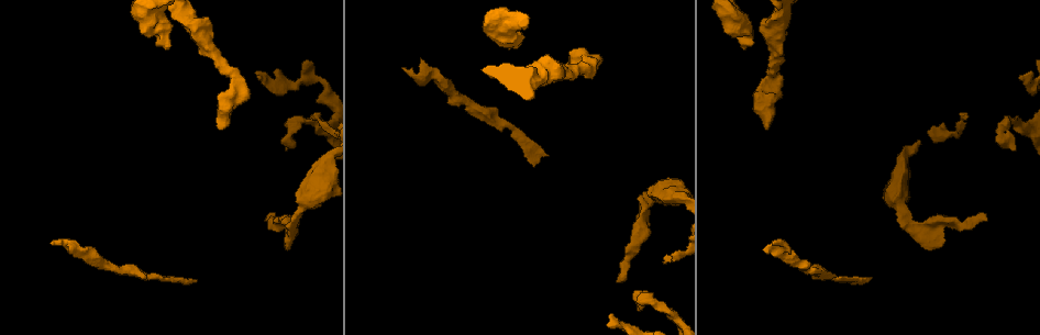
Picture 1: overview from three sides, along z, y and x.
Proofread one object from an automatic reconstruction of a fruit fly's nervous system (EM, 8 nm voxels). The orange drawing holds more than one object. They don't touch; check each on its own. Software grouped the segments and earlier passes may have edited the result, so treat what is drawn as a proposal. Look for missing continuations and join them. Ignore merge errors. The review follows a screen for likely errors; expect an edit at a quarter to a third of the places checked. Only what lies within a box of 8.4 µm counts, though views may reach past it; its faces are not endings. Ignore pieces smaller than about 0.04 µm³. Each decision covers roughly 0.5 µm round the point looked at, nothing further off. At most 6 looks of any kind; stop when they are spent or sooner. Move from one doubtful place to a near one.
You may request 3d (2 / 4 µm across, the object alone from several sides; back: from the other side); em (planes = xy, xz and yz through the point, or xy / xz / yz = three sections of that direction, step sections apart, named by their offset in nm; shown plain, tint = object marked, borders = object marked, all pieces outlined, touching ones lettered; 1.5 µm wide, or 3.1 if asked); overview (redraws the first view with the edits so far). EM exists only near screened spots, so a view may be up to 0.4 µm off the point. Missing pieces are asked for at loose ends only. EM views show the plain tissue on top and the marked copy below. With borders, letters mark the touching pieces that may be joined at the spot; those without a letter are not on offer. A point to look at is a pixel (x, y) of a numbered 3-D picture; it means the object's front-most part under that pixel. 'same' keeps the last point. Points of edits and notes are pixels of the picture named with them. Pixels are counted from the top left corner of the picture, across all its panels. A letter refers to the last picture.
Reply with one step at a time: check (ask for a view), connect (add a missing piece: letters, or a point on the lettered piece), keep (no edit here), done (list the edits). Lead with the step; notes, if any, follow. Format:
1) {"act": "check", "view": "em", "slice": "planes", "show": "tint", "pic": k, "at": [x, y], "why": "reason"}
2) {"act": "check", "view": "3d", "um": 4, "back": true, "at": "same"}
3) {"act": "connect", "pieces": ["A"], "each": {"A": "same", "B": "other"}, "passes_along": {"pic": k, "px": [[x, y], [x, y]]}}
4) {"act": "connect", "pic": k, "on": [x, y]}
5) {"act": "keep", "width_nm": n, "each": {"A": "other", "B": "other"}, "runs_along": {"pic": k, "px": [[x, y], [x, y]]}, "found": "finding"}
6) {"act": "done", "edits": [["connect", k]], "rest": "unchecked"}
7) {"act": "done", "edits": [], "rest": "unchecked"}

{"act": "check", "view": "3d", "um": 4, "pic": 1, "at": [222, 127]}

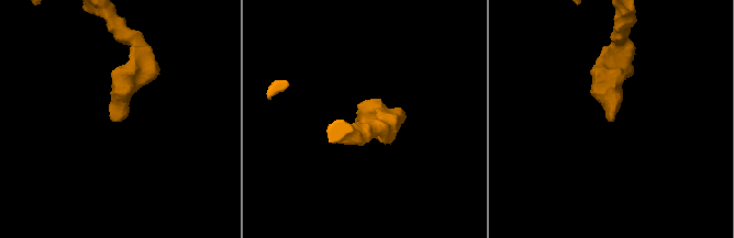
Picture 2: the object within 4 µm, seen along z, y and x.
{"act": "check", "view": "em", "slice": "yz", "step": 4, "show": "tint", "pic": 2, "at": [609, 121], "why": "now the EM"}

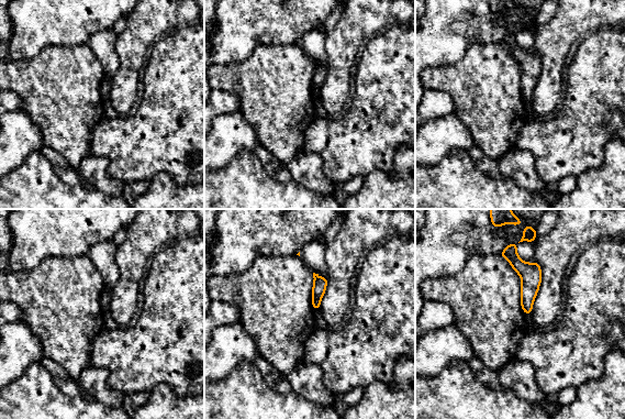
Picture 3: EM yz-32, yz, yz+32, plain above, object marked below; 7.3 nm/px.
{"act": "check", "view": "em", "slice": "yz", "step": 4, "show": "borders", "at": "same"}

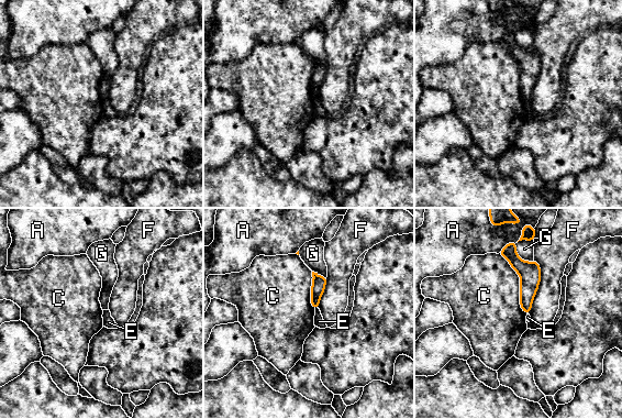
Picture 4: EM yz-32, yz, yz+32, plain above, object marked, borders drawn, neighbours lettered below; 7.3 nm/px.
{"act": "keep", "each": {"A": "other", "C": "other", "E": "other", "F": "other", "G": "other"}, "border": {"pic": 4, "px": [[498, 253], [519, 276], [526, 315]]}, "found": "none of them fits"}

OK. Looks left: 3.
{"act": "check", "view": "em", "slice": "planes", "show": "borders", "pic": 1, "at": [744, 48], "why": "an open end"}

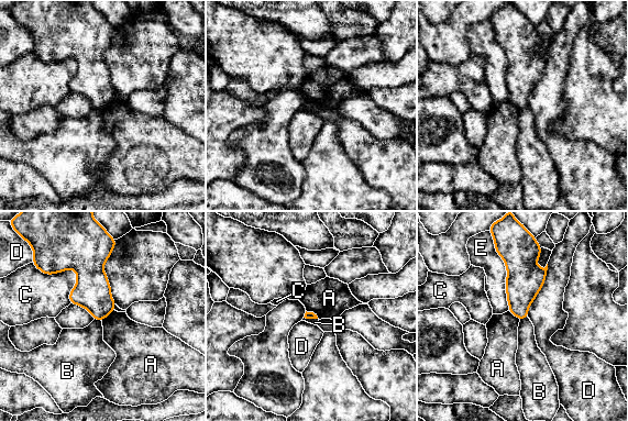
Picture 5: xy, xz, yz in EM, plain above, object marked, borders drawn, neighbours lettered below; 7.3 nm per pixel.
{"act": "keep", "each": {"A": "other", "B": "other", "C": "other", "D": "other", "E": "other"}, "found": "none of them fits"}

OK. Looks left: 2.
{"act": "check", "view": "3d", "um": 4, "pic": 1, "at": [287, 151], "why": "an open end"}

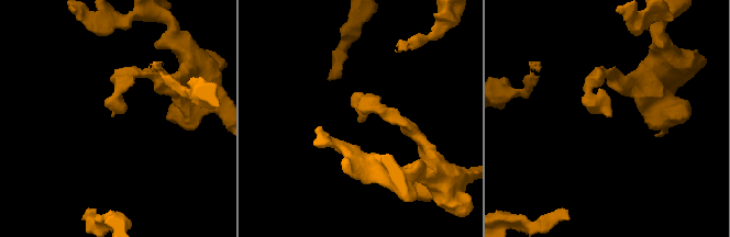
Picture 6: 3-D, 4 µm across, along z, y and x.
{"act": "check", "view": "em", "slice": "planes", "show": "borders", "pic": 6, "at": [610, 114], "why": "shape alone is not enough"}

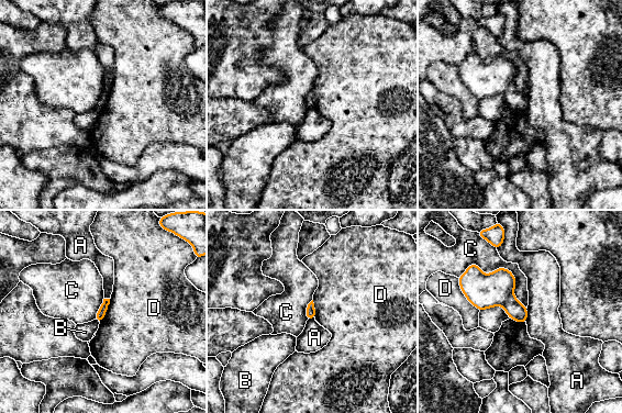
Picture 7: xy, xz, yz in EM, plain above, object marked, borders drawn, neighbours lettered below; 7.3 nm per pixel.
{"act": "keep", "each": {"A": "other", "B": "other", "C": "other", "D": "other"}, "border": {"pic": 7, "px": [[457, 278], [462, 292], [479, 311]]}, "found": "none of them fits"}

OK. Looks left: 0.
{"act": "done", "edits": [], "rest": "unchecked"}

